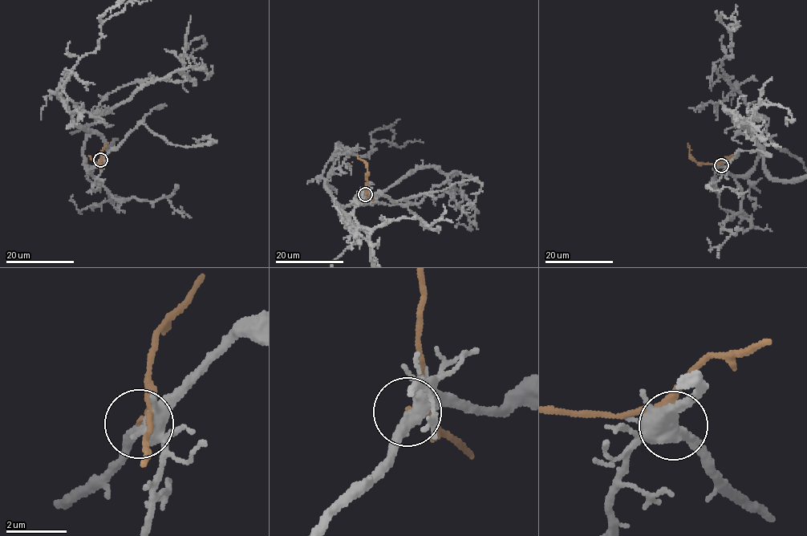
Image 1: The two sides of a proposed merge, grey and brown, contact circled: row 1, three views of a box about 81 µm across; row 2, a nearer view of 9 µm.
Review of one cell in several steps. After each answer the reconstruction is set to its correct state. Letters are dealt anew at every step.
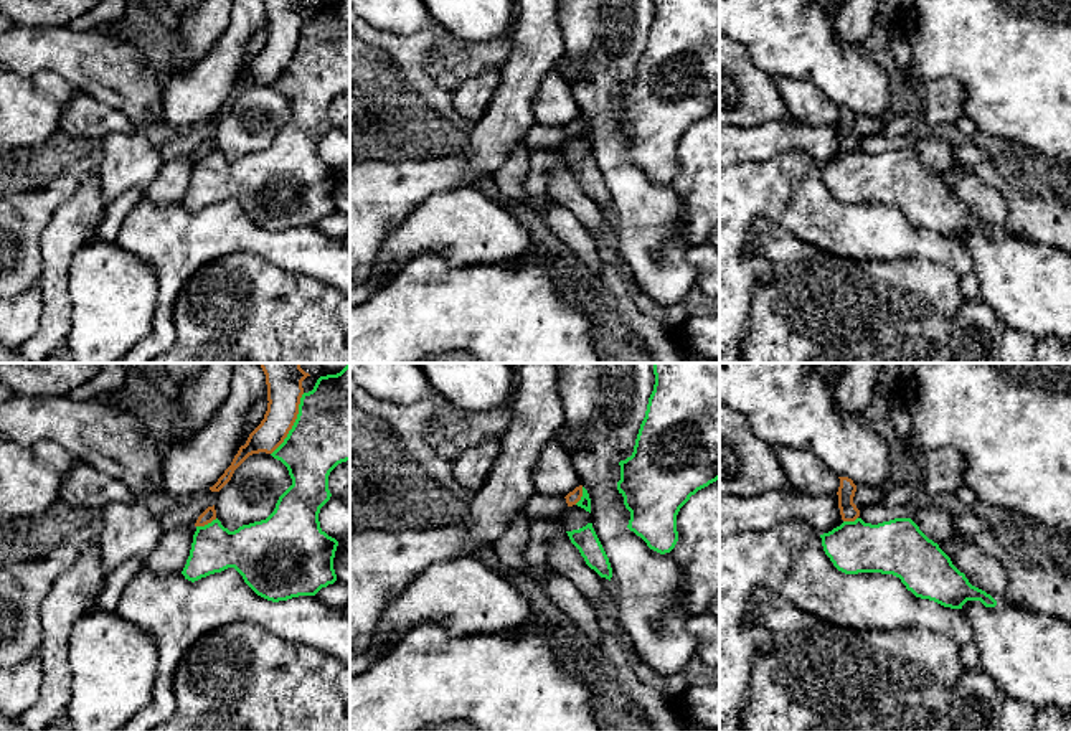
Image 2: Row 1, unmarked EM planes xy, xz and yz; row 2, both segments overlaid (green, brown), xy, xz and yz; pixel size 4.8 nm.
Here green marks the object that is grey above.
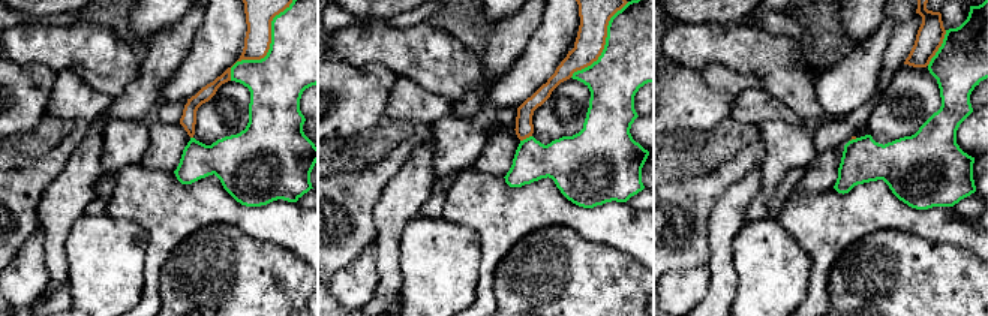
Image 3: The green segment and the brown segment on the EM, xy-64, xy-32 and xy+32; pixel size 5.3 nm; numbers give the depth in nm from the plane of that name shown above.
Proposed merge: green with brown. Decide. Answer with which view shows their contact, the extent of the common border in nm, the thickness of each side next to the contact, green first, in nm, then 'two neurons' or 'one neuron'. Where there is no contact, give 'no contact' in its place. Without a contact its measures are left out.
meets green in xy; contact 340 nm long; 420 nm thick on the green side, 180 nm on the other; two neurons

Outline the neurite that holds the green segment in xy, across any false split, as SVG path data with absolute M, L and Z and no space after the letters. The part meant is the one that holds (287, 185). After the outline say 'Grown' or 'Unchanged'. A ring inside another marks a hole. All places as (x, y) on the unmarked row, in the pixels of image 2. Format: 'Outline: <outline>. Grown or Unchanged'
Outline: M350 0L320 7L314 20L302 25L292 59L271 86L287 97L292 109L292 116L279 127L274 142L266 150L243 155L234 162L224 158L218 149L196 157L190 186L182 201L185 210L195 213L234 198L257 226L272 233L315 226L337 211L333 188L338 172L320 158L318 144L332 127L330 102L350 91Z. Unchanged

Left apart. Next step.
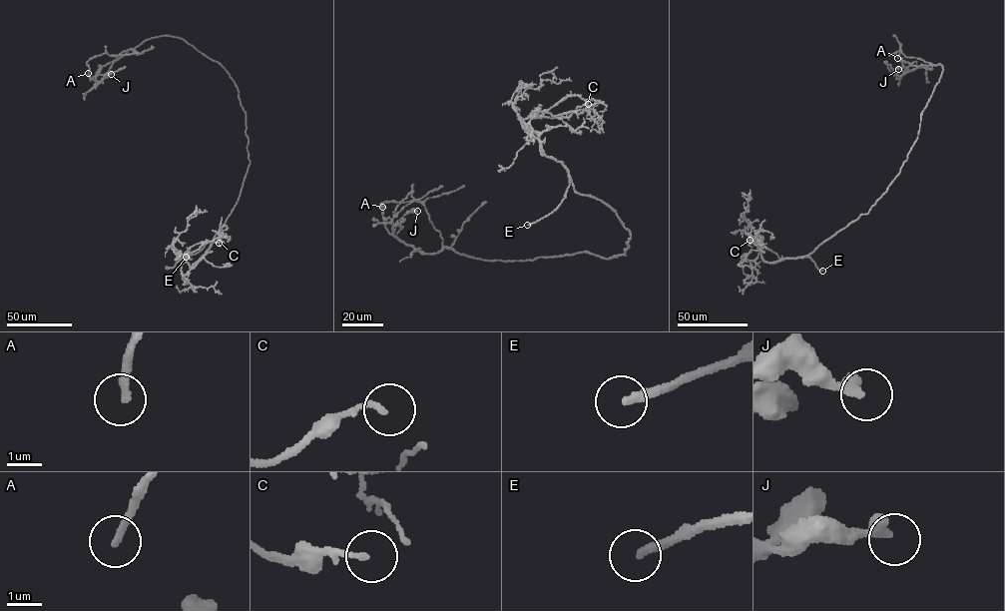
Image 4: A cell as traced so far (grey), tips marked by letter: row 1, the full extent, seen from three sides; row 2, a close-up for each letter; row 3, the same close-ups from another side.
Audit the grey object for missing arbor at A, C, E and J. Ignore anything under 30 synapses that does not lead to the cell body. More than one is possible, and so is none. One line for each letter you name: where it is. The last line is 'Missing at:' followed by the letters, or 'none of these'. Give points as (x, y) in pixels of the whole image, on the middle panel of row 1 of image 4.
E: Place: (527, 225)
Missing at: E

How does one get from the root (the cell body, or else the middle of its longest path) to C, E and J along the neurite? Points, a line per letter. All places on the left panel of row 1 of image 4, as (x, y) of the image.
C: (246, 131), (250, 164), (237, 204), (210, 249), (191, 269), (177, 258), (201, 242), (219, 243)
E: (246, 131), (250, 163), (239, 199), (213, 243), (209, 241), (198, 252), (186, 257)
J: (246, 131), (246, 114), (229, 73), (182, 38), (162, 35), (147, 39), (103, 66), (96, 76), (111, 74)

